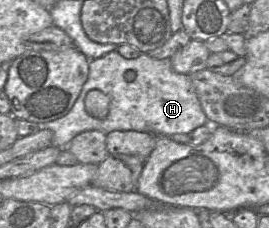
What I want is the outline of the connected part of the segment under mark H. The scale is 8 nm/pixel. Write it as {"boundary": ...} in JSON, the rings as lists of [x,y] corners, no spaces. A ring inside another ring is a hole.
{"boundary":[[[116,50],[90,60],[88,79],[72,109],[65,116],[43,124],[41,128],[52,131],[51,146],[66,149],[70,141],[84,131],[98,130],[108,134],[133,130],[170,137],[173,134],[190,134],[206,124],[210,123],[189,74],[176,72],[170,58],[155,59],[148,53],[141,53],[137,58],[127,59]],[[128,70],[134,70],[137,74],[132,82],[125,78]],[[92,89],[101,90],[110,99],[110,110],[104,119],[95,118],[86,111],[85,97]]]}

